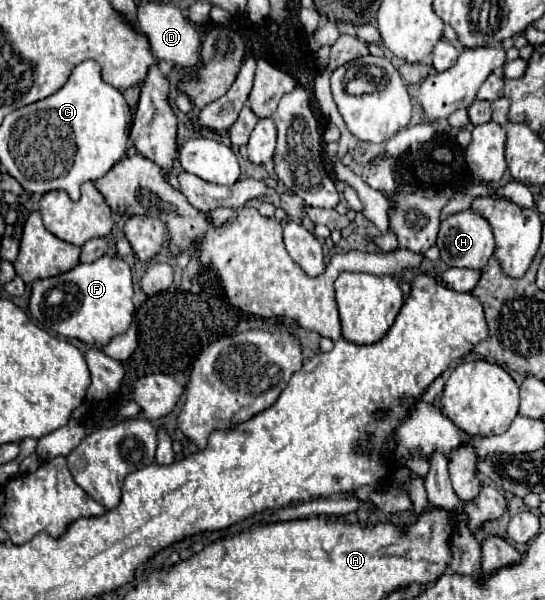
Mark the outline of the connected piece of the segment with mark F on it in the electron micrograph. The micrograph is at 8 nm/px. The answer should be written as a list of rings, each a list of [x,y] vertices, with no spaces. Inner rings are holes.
[[[103,255],[93,263],[81,263],[57,277],[39,279],[33,283],[29,311],[45,331],[101,349],[113,337],[123,335],[133,321],[131,269],[121,257]]]

